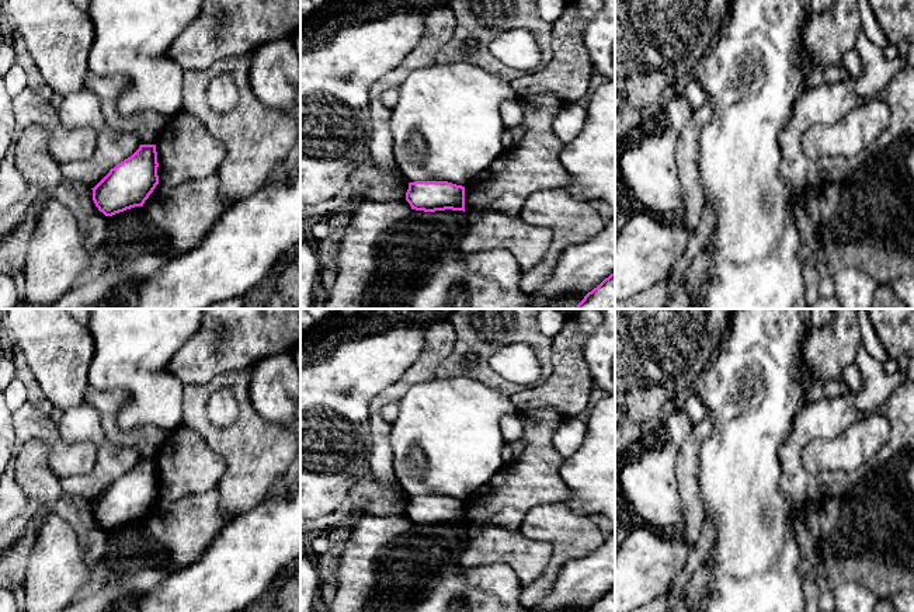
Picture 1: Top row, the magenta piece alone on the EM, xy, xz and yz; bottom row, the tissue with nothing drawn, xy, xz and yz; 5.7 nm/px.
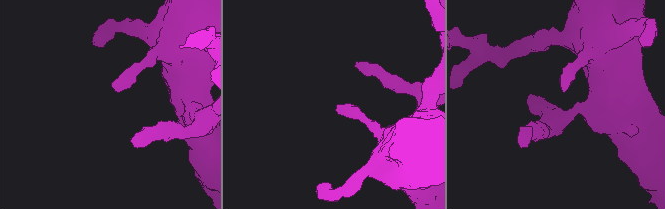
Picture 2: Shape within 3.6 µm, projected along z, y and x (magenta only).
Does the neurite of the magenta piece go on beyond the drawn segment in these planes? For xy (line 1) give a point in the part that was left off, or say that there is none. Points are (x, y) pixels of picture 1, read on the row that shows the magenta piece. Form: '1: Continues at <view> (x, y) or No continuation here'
1: No continuation here

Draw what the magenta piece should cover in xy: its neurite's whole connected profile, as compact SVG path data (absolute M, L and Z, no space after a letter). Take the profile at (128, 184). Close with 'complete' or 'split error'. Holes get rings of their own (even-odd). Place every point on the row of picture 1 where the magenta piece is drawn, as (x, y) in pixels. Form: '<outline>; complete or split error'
M140 145L94 187L93 201L105 216L143 206L159 184L156 145Z; complete

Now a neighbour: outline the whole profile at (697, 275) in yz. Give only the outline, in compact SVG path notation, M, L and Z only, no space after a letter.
M705 248L699 251L689 267L685 284L692 285L698 289L706 281L709 262L710 262L709 250Z

